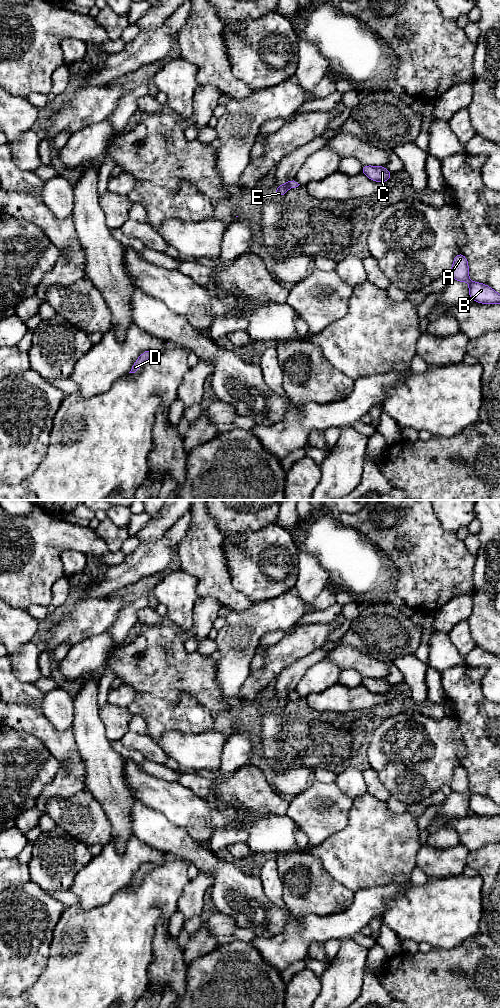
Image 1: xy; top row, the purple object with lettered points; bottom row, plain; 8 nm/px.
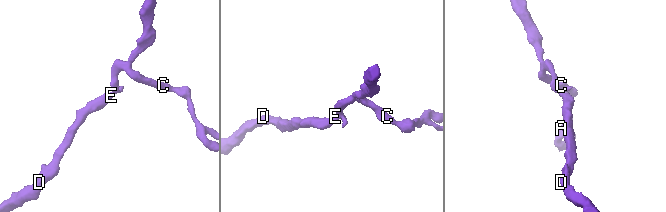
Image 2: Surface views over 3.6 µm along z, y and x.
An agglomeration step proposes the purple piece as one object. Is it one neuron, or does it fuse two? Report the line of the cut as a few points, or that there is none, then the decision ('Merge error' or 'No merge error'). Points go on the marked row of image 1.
Split along xy (286, 182), (289, 187). Merge error

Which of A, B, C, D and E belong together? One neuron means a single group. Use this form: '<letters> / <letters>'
A B C / D E

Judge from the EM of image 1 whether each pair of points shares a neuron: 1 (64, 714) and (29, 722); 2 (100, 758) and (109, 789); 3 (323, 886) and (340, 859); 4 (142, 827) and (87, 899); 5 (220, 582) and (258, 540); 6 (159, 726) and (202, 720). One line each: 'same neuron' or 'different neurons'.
1: different neurons
2: same neuron
3: different neurons
4: different neurons
5: different neurons
6: same neuron

